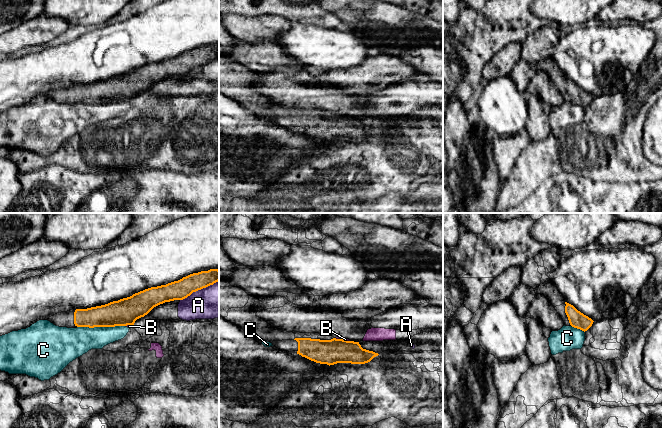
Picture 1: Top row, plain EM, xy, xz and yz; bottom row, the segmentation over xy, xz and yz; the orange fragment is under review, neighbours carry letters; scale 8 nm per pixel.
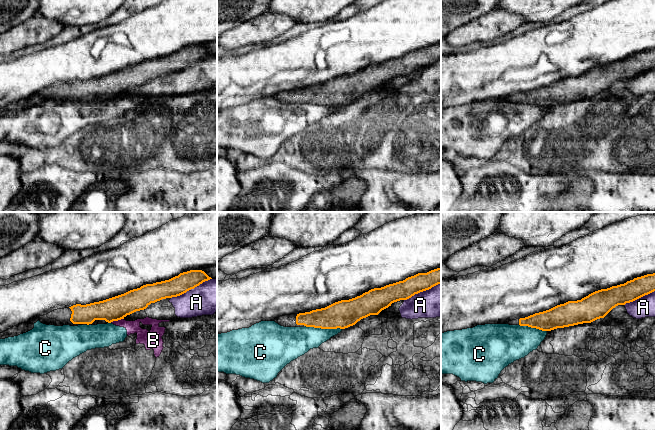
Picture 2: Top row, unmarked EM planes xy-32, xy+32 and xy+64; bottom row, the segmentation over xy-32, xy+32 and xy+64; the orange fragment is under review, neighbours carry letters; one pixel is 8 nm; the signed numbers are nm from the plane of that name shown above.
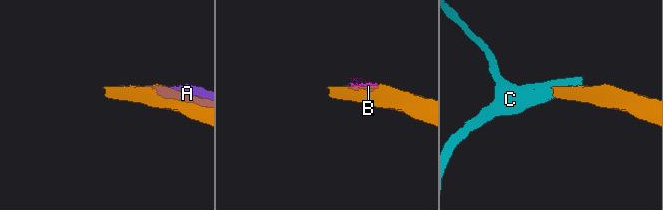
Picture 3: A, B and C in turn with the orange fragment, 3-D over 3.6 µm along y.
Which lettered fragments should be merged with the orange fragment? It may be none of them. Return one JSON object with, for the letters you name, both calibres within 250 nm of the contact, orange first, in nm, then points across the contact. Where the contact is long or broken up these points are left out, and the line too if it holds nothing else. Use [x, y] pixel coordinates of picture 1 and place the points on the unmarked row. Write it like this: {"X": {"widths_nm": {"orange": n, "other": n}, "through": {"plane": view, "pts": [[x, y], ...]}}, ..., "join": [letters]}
{"join": []}

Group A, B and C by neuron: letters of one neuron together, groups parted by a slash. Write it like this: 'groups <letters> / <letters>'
groups A / B C

